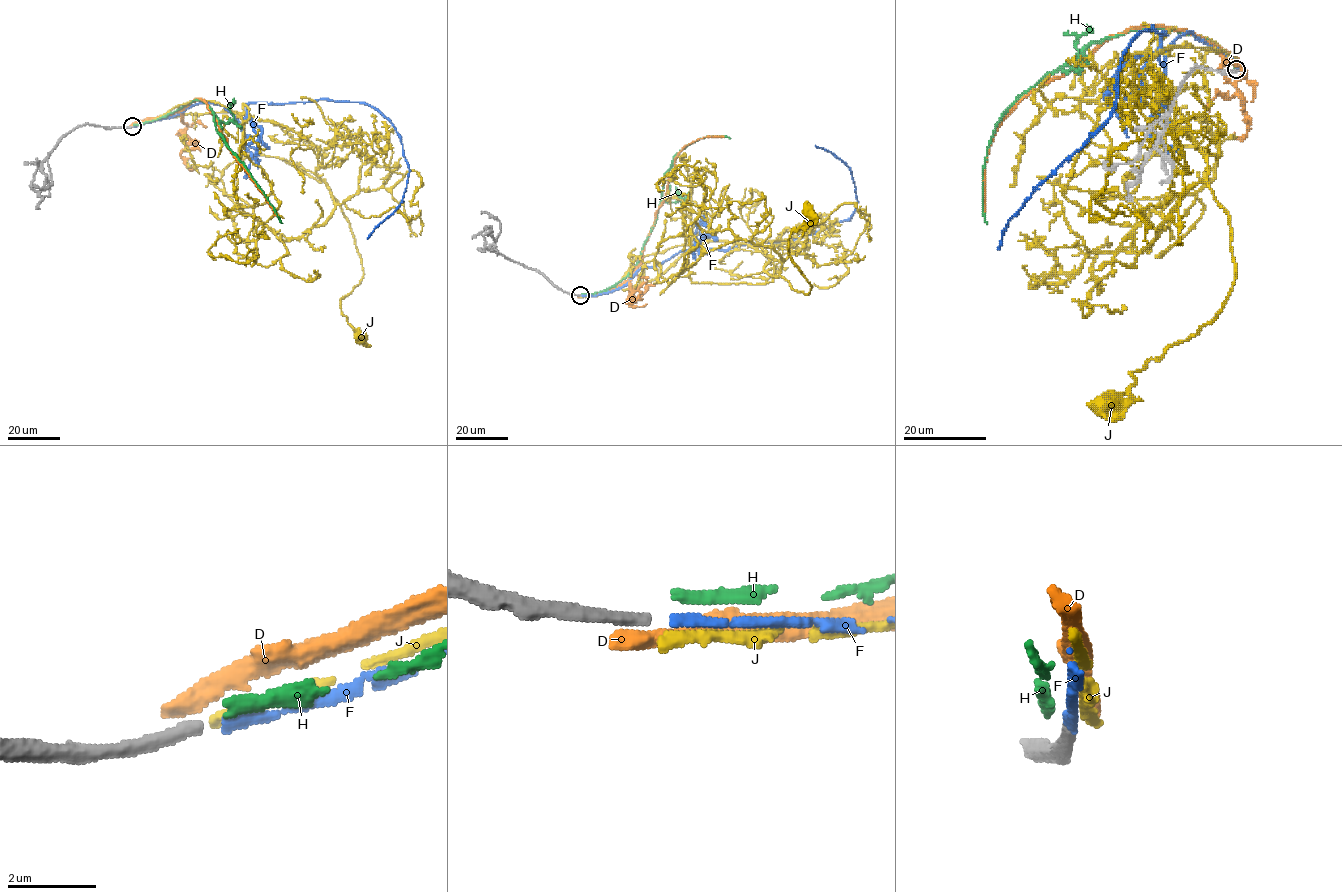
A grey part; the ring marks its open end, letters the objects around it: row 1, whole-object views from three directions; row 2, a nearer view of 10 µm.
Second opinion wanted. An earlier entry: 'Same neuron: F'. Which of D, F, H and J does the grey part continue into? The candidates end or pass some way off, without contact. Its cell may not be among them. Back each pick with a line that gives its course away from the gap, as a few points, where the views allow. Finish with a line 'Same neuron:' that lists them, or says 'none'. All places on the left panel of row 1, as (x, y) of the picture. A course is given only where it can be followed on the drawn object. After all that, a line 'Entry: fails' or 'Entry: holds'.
F: via (133, 126), (198, 103), (221, 105), (240, 123), (253, 102), (377, 109), (409, 172), (402, 200), (367, 238)
Same neuron: F
Entry: holds

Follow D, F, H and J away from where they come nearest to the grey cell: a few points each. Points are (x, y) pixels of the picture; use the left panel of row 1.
D: (132, 125), (173, 114), (190, 101), (202, 99), (226, 139), (226, 145), (275, 215)
F: (133, 126), (198, 103), (221, 105), (240, 123), (253, 102), (377, 109), (409, 172), (402, 200), (367, 238)
H: (133, 125), (166, 117), (193, 100), (204, 101), (211, 109), (215, 129), (250, 174), (282, 223)
J: (133, 125), (208, 100), (302, 134), (322, 157), (316, 173), (360, 259), (363, 278), (340, 305), (360, 337)

